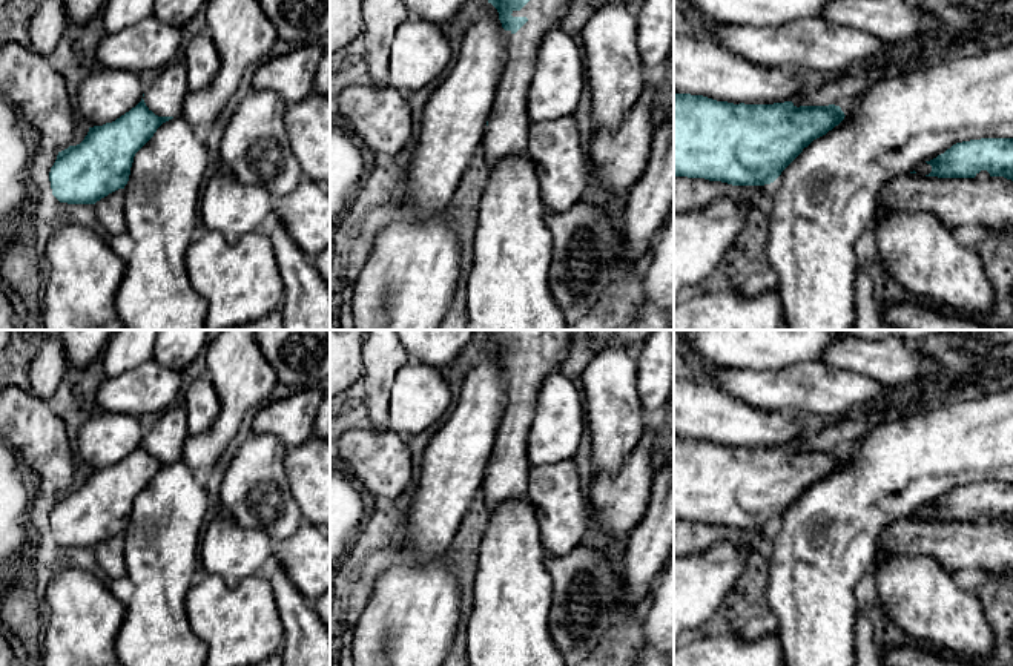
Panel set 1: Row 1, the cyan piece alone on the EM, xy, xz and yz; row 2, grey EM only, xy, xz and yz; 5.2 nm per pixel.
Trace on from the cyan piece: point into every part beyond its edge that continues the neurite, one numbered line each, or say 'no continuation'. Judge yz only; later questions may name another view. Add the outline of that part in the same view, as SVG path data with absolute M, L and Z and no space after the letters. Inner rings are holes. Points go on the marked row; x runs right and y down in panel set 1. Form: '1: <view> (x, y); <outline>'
1: yz (838, 91); M889 57L876 58L861 68L849 69L843 72L840 78L826 81L820 86L809 86L801 95L792 103L794 106L841 106L853 94L869 87L879 77L881 71L887 68Z

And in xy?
1: xy (164, 95); M169 63L161 68L155 80L144 87L144 103L158 117L181 117L189 94L187 69L184 63Z

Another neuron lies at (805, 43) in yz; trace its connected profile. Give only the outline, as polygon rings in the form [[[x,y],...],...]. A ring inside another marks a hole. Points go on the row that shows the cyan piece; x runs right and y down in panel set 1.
[[[821,17],[797,18],[783,26],[704,26],[704,37],[757,66],[794,72],[843,74],[892,54],[892,43]]]

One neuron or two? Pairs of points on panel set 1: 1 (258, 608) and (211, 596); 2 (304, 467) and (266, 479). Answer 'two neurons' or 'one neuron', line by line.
1: one neuron
2: two neurons

